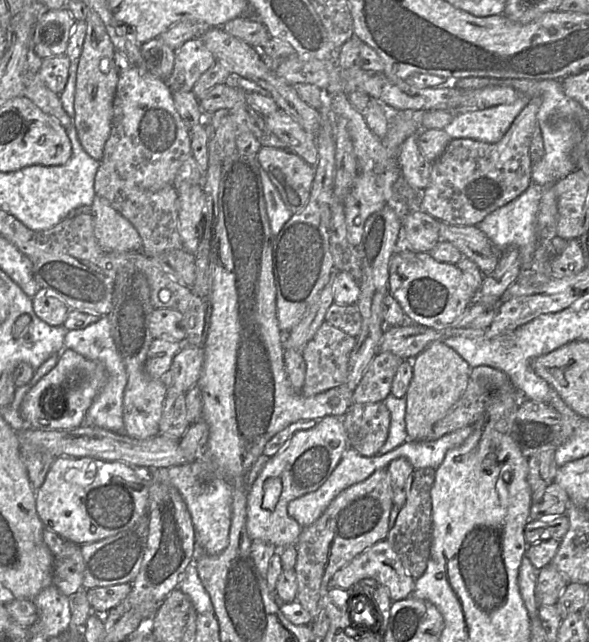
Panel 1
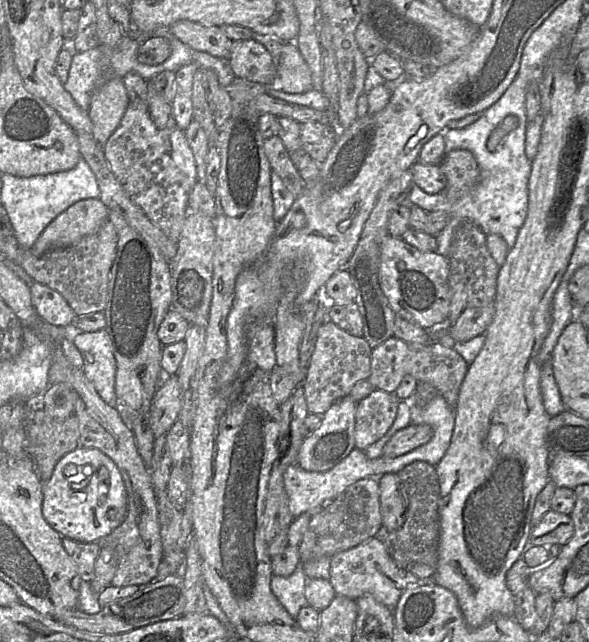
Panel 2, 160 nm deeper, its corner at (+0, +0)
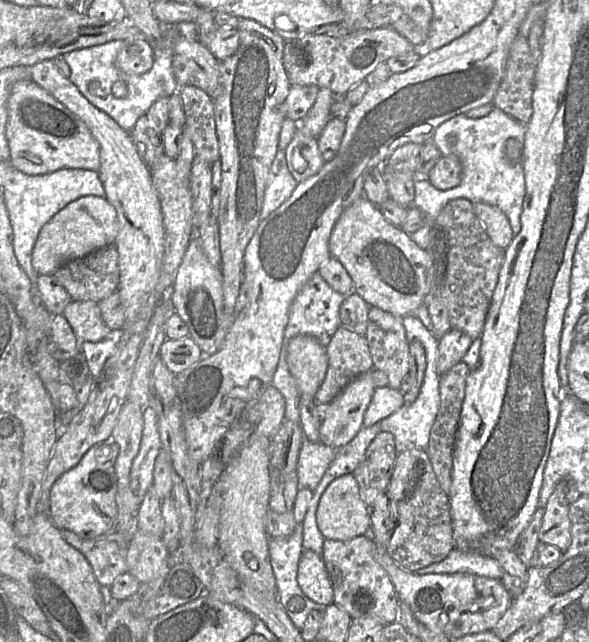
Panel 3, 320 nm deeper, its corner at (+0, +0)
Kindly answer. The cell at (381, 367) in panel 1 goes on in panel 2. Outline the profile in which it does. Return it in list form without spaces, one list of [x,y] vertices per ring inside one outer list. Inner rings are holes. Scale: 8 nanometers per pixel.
[[[391,337],[372,350],[371,374],[368,381],[375,390],[395,393],[402,379],[411,375],[417,381],[431,384],[450,407],[455,408],[469,364],[451,346],[437,341],[426,345],[409,344]]]

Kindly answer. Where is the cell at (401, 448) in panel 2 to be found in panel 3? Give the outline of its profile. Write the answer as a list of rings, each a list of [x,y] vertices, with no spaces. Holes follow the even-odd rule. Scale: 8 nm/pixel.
[[[380,432],[368,446],[362,462],[353,471],[369,509],[378,496],[387,492],[397,454],[394,436],[390,432]]]

